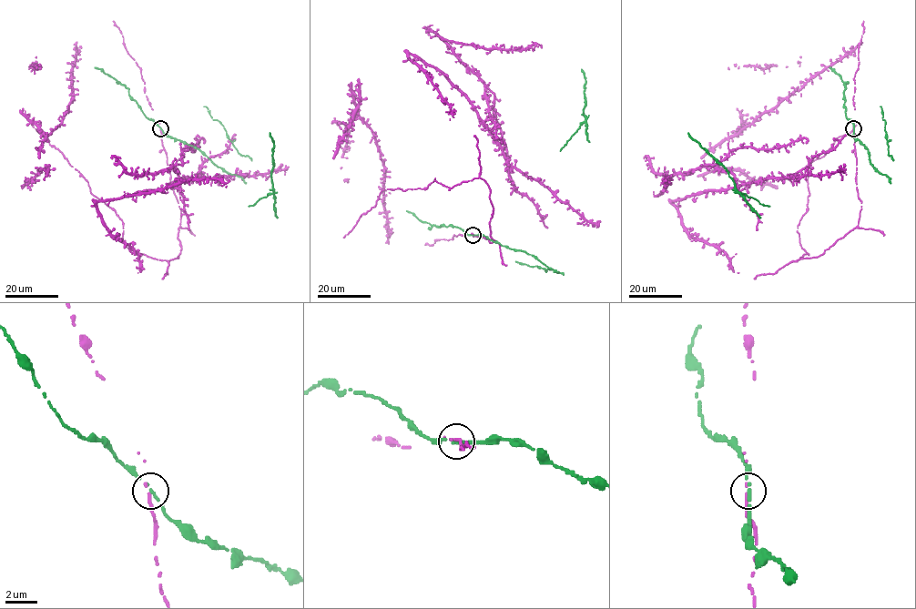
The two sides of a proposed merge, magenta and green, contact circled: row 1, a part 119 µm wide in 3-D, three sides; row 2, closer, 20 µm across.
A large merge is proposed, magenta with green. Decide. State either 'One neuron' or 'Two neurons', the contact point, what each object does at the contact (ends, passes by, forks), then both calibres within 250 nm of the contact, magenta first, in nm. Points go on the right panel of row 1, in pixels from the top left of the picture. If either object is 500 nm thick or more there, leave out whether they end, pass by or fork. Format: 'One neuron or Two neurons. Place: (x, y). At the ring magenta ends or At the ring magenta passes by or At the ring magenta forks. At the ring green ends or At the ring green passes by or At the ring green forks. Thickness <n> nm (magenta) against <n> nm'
Two neurons. Place: (853, 128). At the ring magenta ends. At the ring green passes by. Thickness 240 nm (magenta) against 200 nm

